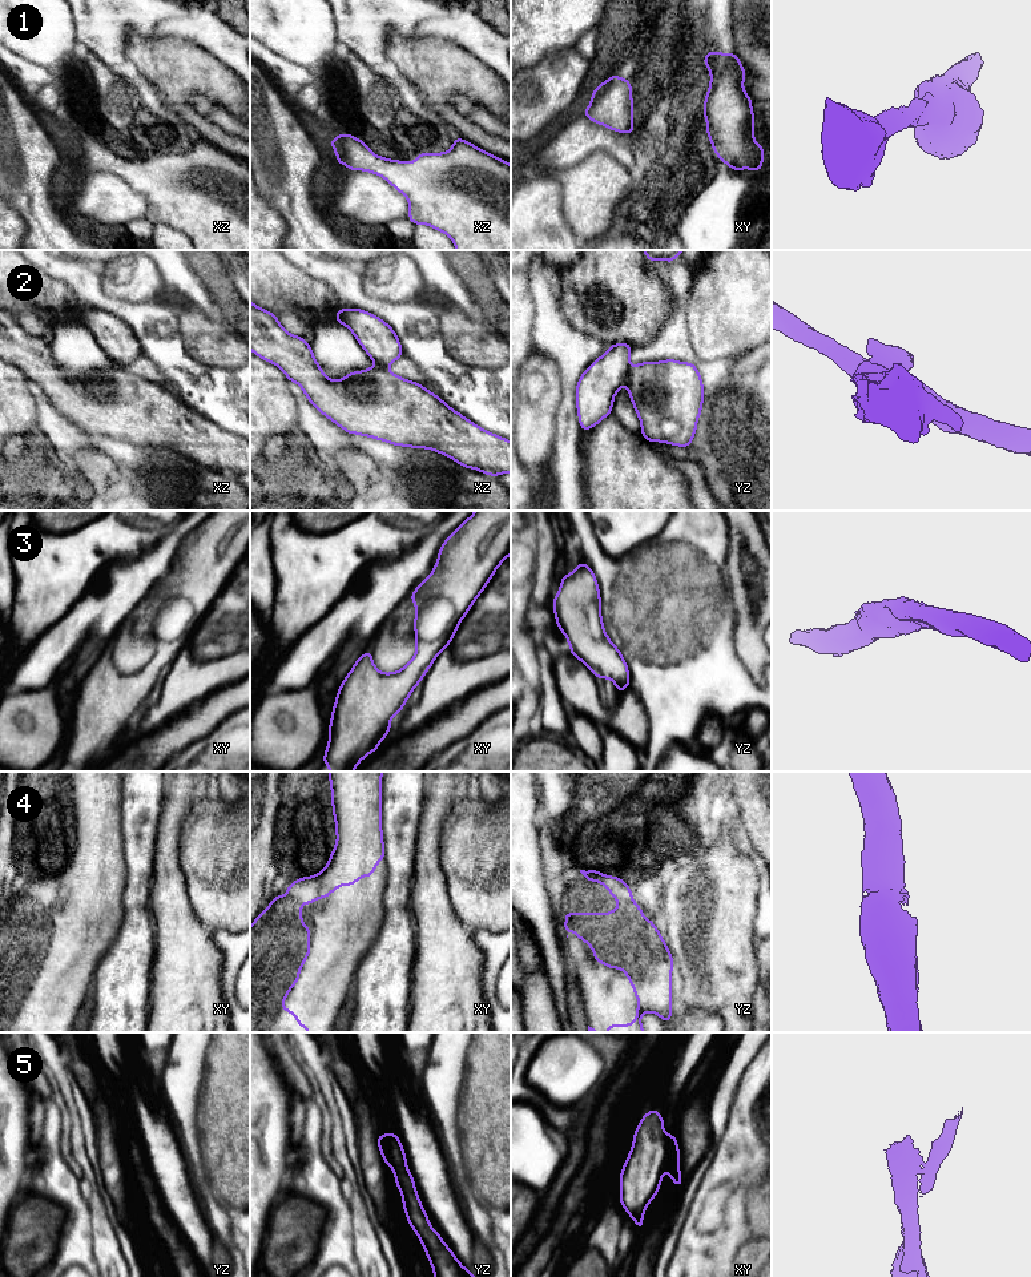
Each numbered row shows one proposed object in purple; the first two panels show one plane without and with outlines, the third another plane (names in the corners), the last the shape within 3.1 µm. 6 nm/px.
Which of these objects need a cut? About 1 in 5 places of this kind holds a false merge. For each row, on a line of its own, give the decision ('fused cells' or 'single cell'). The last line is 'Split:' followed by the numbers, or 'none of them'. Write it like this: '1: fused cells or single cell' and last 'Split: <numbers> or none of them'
1: single cell
2: fused cells
3: single cell
4: single cell
5: fused cells
Split: 2, 5

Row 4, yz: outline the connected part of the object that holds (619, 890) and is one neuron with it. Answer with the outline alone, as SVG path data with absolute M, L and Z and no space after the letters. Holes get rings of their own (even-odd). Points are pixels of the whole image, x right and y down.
M597 870L580 873L587 881L603 883L619 906L607 915L564 913L565 935L573 931L589 944L597 963L621 968L635 988L635 998L640 1000L632 1024L609 1024L607 1032L644 1032L644 1012L653 1012L664 1022L670 1022L673 958L659 930L643 915L629 886L619 877Z

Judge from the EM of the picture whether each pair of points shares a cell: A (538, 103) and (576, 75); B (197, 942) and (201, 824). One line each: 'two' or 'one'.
A: one
B: two

